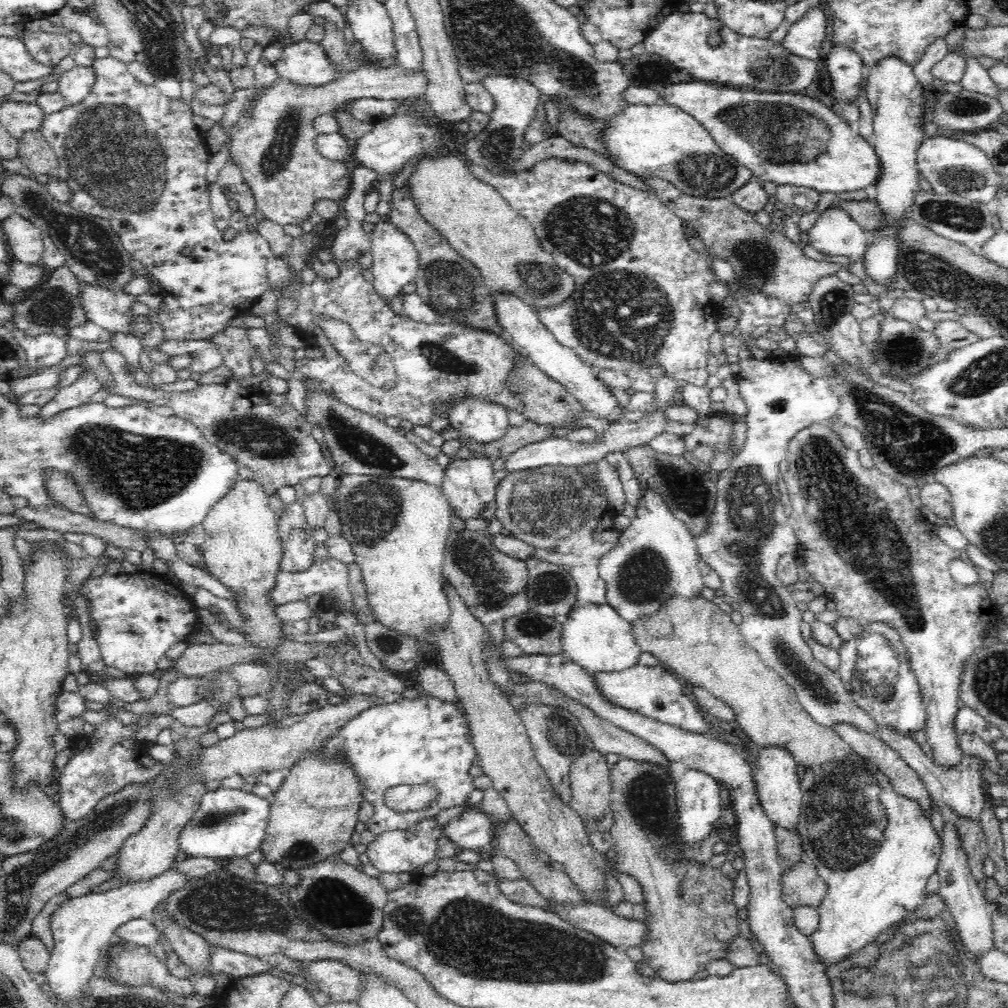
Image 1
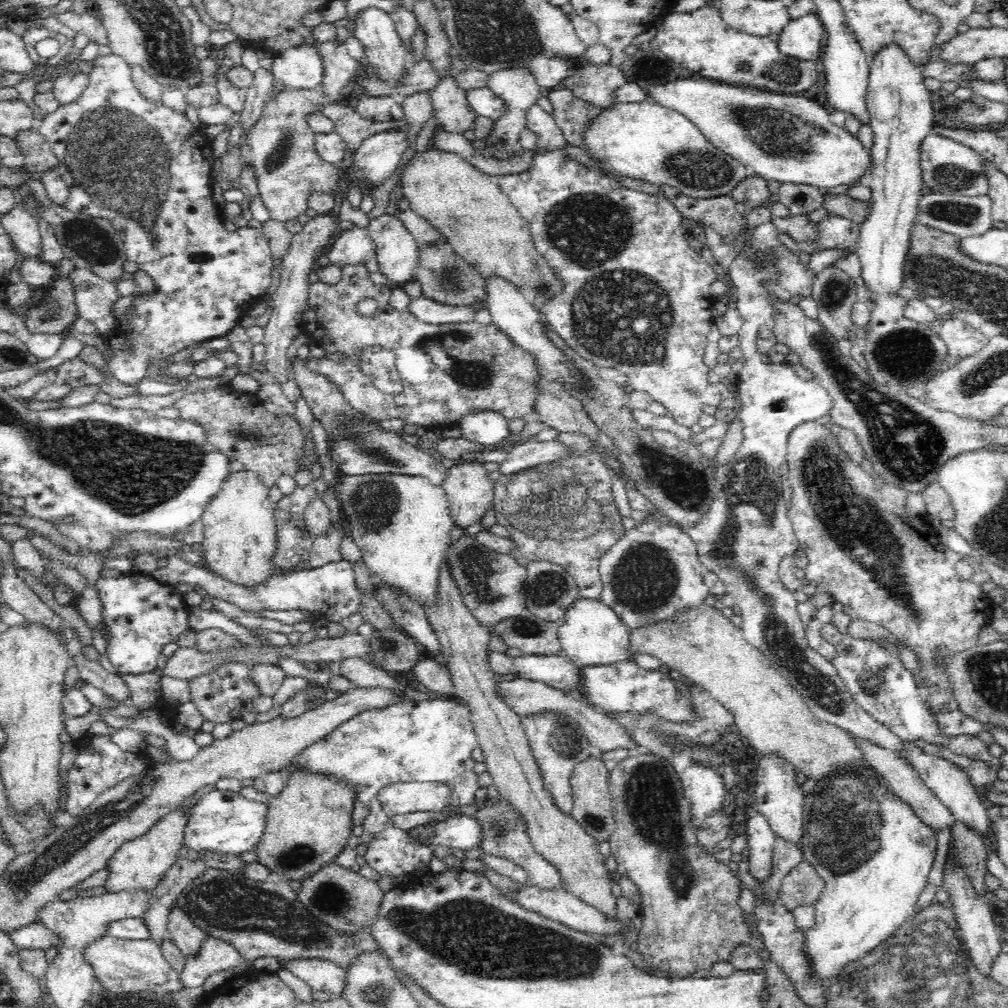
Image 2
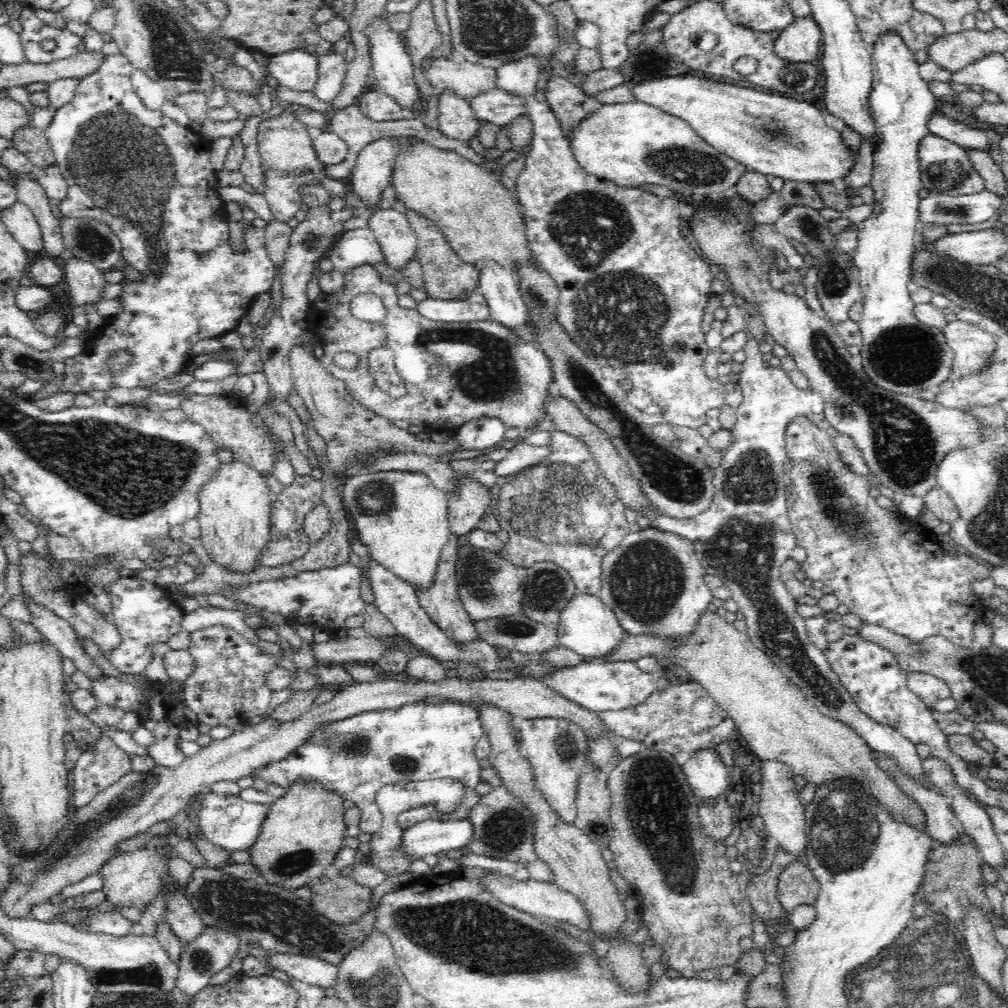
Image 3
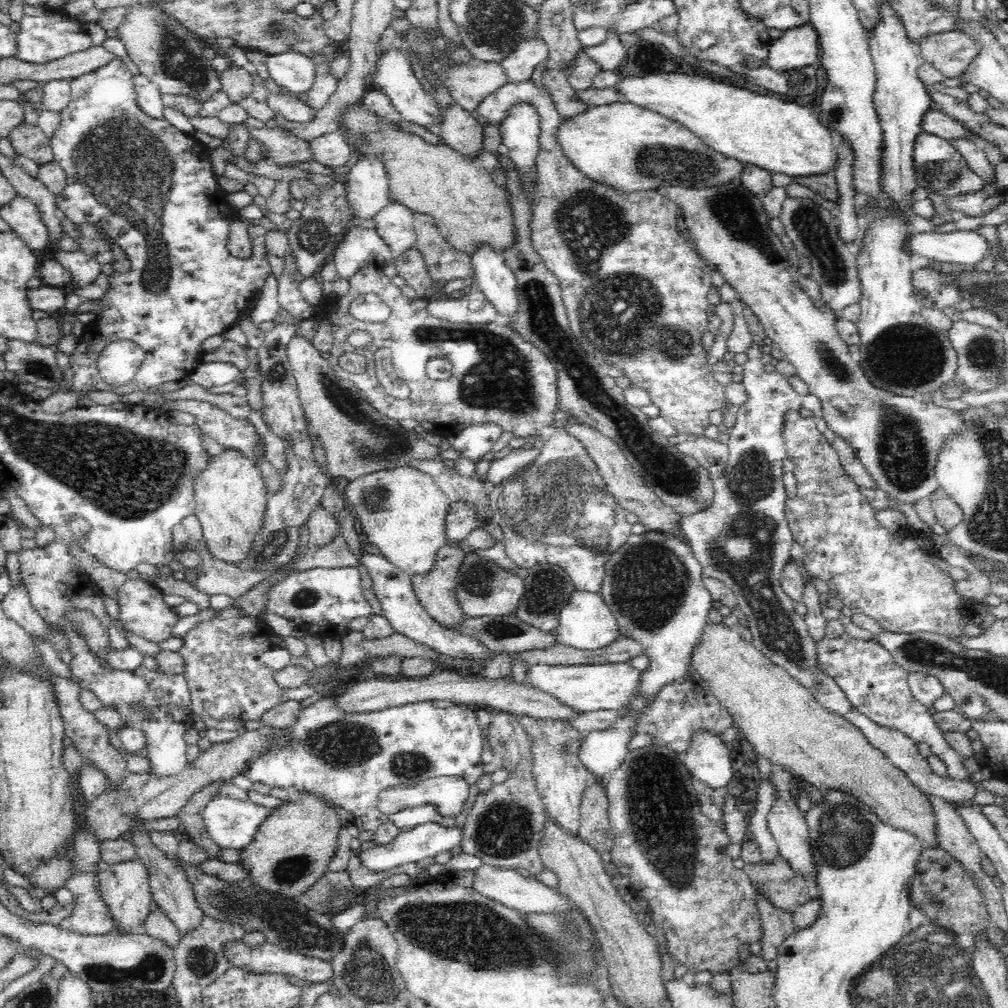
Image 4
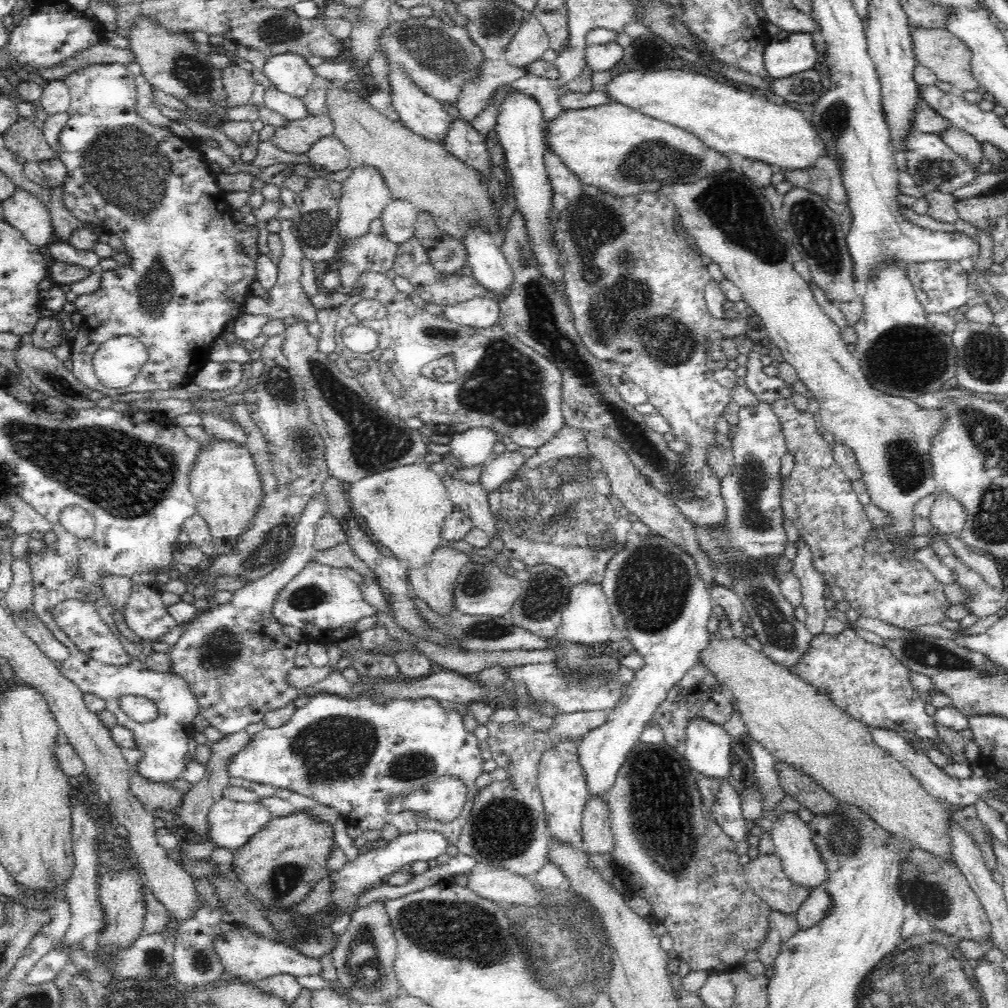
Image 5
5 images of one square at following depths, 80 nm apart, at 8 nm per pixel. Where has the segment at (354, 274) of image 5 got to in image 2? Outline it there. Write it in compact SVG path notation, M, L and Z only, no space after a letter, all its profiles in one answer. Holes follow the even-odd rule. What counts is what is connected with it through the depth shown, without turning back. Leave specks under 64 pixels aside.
M352 226L340 232L326 253L332 265L343 267L375 258L376 247L366 227Z

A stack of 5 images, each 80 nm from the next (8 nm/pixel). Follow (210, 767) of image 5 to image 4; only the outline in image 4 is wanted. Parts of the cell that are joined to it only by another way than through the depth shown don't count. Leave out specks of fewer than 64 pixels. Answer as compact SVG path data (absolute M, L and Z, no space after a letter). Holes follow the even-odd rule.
M224 780L212 782L212 784L204 786L202 790L198 790L197 793L192 794L187 800L186 806L177 814L177 817L180 818L183 832L187 833L192 843L206 850L208 860L219 860L222 848L217 846L210 838L203 824L203 810L210 798L220 792L220 786L224 782Z

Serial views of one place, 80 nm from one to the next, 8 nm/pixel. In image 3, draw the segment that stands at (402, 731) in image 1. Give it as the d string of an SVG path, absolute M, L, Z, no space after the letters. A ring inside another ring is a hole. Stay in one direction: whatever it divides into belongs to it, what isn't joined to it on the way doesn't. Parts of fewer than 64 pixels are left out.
M422 700L393 709L361 712L342 722L334 722L318 730L286 760L270 764L252 776L262 777L268 784L274 783L284 788L288 788L296 779L324 783L326 789L342 793L346 800L360 808L358 826L361 832L370 834L378 832L383 823L375 793L385 784L451 778L465 788L458 806L452 812L425 809L397 816L397 825L405 831L426 820L444 822L469 816L469 811L480 802L481 797L476 793L476 786L481 780L481 767L473 753L480 738L481 727L473 704L450 700L430 704Z

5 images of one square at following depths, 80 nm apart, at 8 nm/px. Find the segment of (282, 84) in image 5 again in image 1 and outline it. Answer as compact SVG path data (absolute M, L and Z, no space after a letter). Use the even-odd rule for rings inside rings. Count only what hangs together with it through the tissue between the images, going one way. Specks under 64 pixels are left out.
M305 39L283 49L274 66L280 77L302 85L320 86L338 79L338 65L330 60L326 49Z

